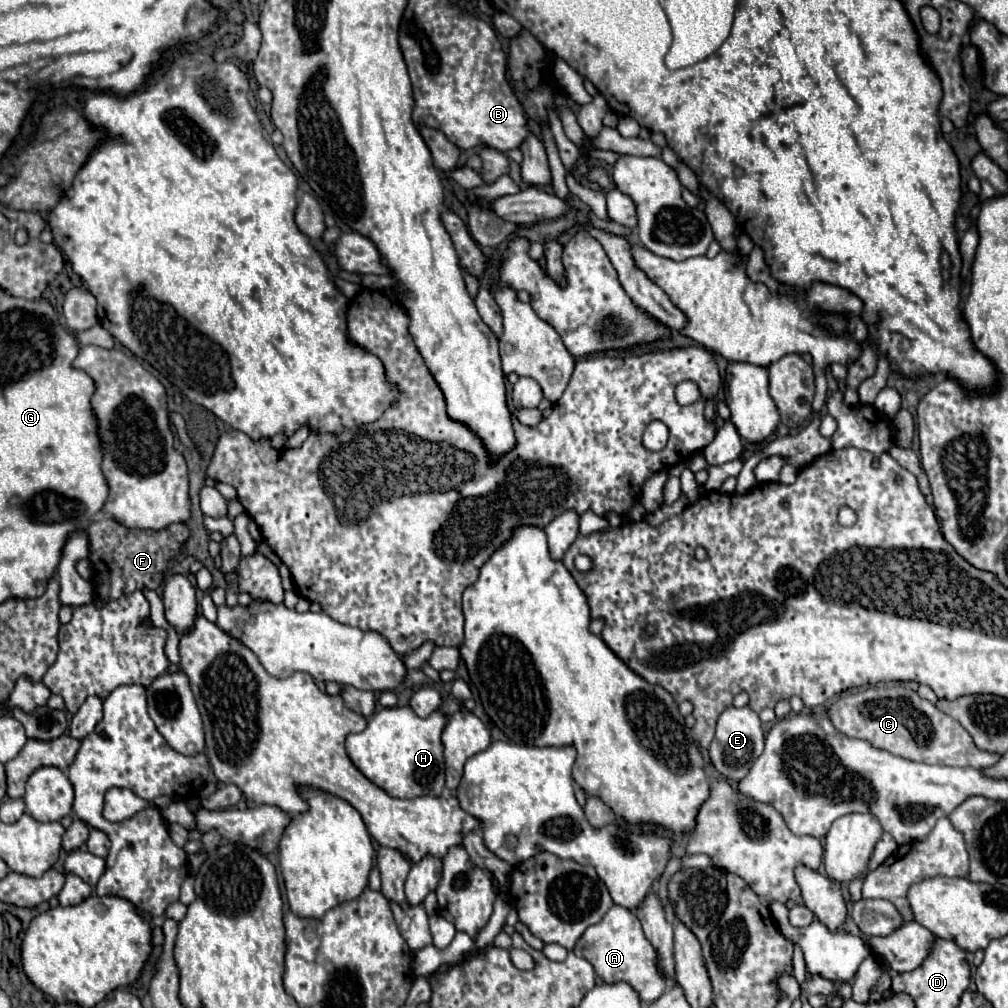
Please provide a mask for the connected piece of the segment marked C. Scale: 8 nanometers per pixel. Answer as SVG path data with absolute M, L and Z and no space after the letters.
M902 684L876 686L842 696L834 704L830 704L826 712L838 732L866 740L874 748L886 750L906 760L972 768L990 768L992 764L996 764L996 760L1000 760L1000 754L976 748L972 736L964 732L964 728L960 728L956 720L952 720L948 714L940 712L934 704L922 700L914 690Z

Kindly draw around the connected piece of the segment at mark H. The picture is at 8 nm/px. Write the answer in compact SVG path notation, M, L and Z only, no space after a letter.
M410 706L382 708L368 718L364 732L346 738L346 750L354 766L390 796L440 796L444 790L444 744L440 740L444 724L446 718L442 712L432 712L428 718L420 718Z

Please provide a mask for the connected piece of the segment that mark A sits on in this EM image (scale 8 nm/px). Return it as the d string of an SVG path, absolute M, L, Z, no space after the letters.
M612 906L598 924L588 926L582 938L576 942L574 954L586 958L594 966L594 972L606 984L616 984L622 980L632 984L642 1004L654 1002L666 988L666 978L662 978L656 968L656 952L652 944L646 940L636 914L622 906Z

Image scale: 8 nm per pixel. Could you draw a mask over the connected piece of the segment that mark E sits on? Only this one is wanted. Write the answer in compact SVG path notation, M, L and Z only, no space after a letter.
M744 706L744 708L726 708L716 724L716 736L710 744L710 760L714 764L714 768L728 780L738 782L742 780L748 770L752 768L752 764L756 762L756 758L762 754L764 750L764 732L762 732L762 722L758 718L758 714Z

